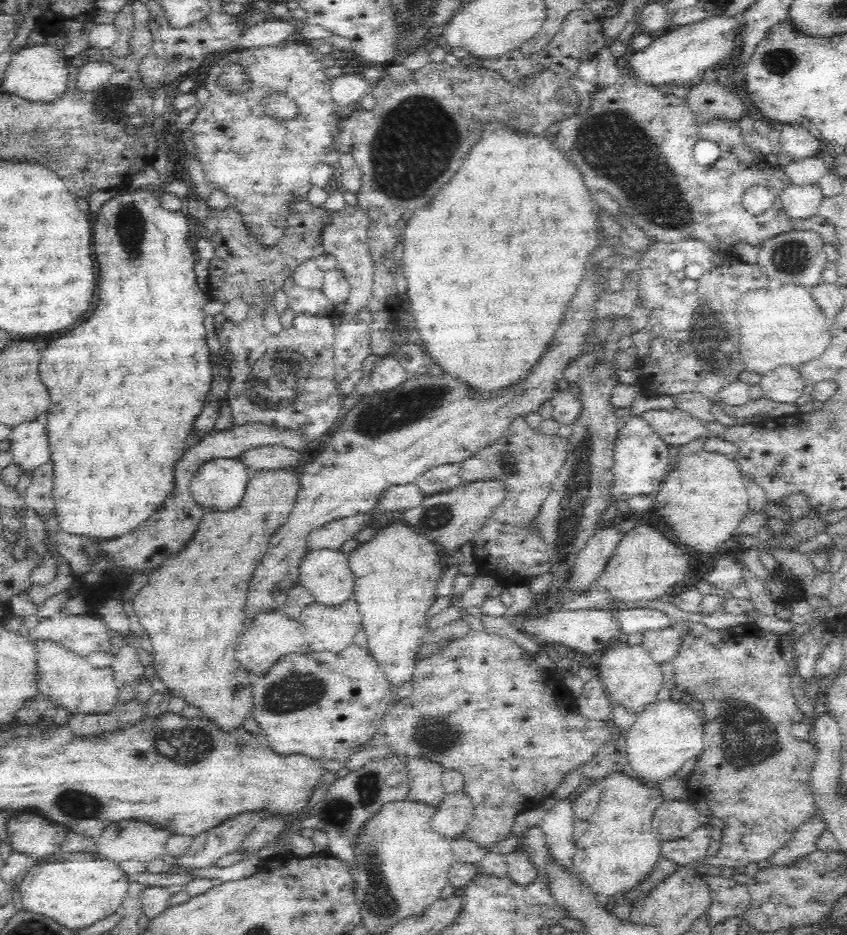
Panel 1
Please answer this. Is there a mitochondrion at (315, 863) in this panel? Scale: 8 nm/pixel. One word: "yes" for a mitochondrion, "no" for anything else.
no

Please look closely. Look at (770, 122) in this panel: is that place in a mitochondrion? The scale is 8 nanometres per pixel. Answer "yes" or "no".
no

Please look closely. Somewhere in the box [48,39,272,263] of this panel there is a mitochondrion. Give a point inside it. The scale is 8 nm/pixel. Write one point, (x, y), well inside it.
(177, 59)

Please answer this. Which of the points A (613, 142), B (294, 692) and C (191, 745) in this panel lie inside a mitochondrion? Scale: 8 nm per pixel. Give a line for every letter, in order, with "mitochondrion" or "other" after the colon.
A: mitochondrion
B: mitochondrion
C: mitochondrion

